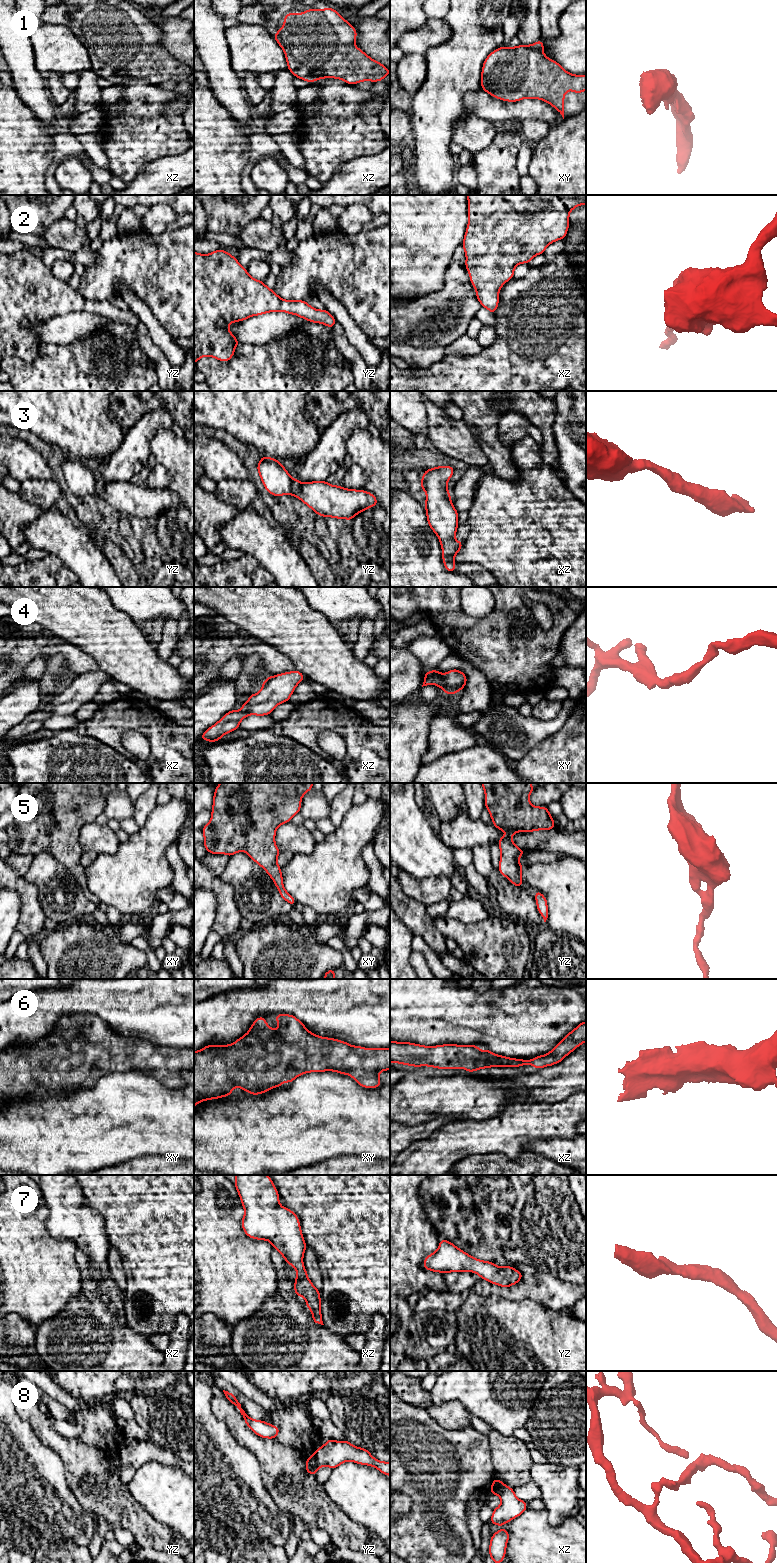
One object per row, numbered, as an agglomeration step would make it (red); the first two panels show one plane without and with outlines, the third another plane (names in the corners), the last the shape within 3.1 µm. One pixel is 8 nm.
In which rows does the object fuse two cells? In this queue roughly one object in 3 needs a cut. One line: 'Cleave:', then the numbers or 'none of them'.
Cleave: 8

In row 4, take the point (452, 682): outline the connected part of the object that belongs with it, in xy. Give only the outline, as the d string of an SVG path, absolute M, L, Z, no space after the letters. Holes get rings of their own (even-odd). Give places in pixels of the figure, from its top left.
M452 669L446 674L442 674L437 670L427 670L422 687L435 684L442 688L445 694L456 694L465 687L466 682L466 675L457 669Z

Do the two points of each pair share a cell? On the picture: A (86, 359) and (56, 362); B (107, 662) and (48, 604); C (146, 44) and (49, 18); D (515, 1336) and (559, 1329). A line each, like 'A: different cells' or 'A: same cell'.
A: same cell
B: same cell
C: same cell
D: same cell

